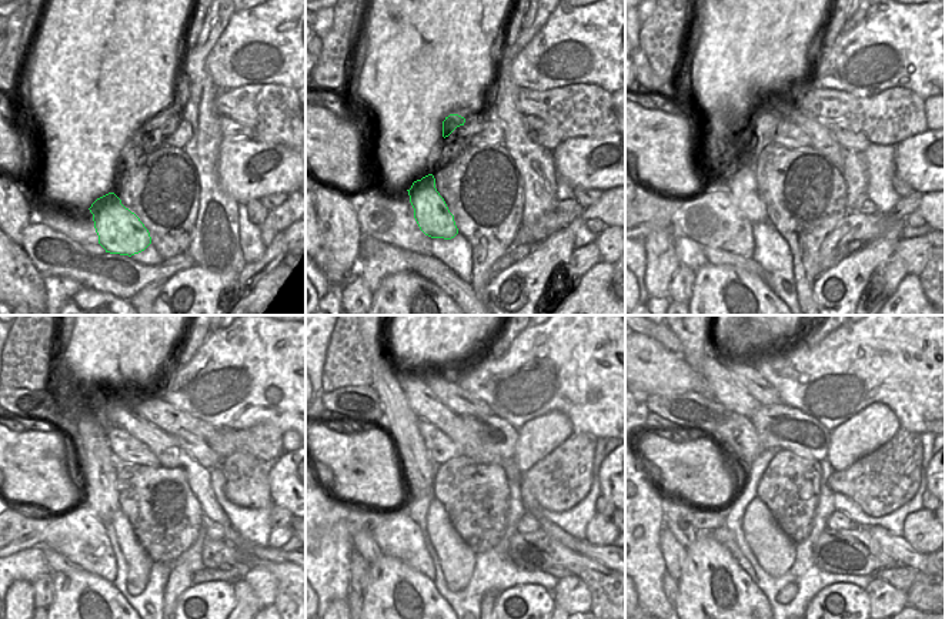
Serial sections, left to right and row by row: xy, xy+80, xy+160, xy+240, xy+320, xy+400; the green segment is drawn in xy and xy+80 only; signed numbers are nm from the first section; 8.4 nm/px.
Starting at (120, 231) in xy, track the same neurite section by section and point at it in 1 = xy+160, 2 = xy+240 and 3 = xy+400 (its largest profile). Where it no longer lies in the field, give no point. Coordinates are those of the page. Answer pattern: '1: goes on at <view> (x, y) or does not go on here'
1: goes on at xy+160 (738, 177)
2: goes on at xy+240 (99, 464)
3: goes on at xy+400 (694, 344)

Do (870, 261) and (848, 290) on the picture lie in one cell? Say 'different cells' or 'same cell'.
same cell

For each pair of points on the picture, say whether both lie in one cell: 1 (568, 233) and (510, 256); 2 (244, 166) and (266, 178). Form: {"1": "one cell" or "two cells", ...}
{"1": "two cells", "2": "one cell"}

